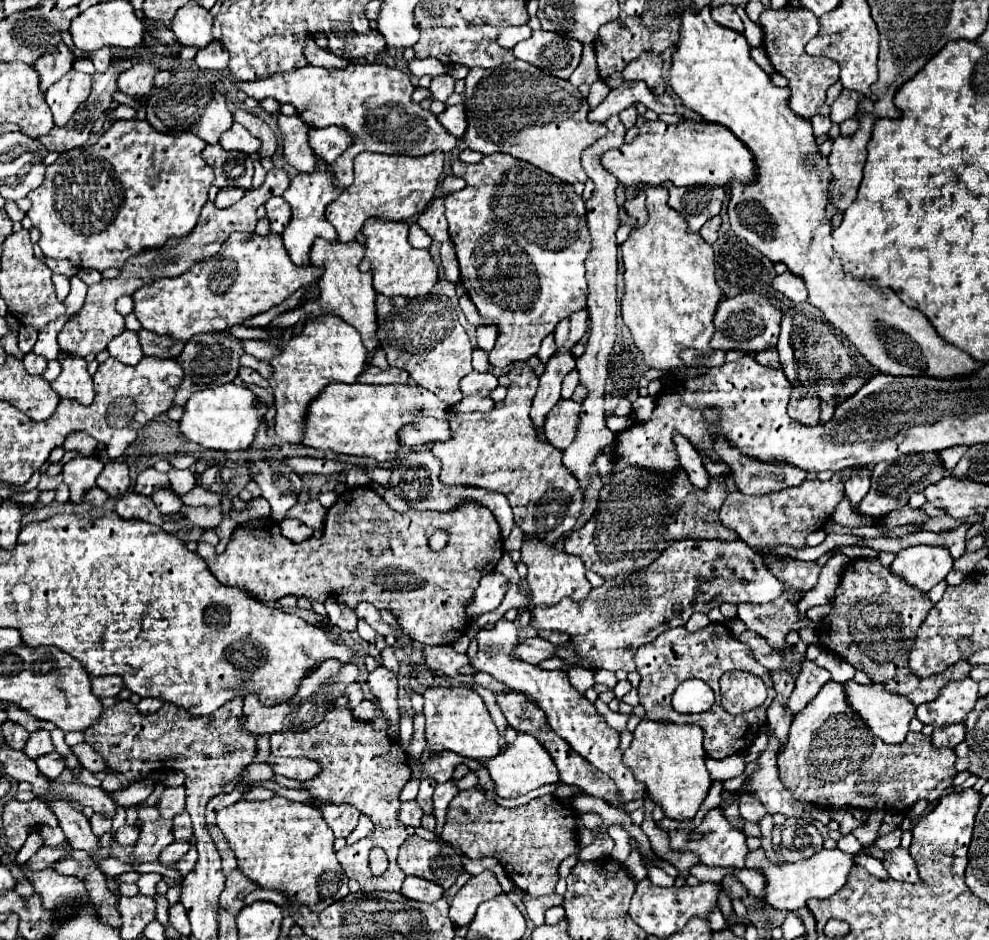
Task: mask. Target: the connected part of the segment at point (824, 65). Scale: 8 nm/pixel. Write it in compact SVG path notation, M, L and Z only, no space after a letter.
M792 3L784 5L778 11L772 11L772 7L766 7L760 13L760 27L764 33L762 47L772 61L776 73L784 75L788 79L788 87L792 91L790 95L790 109L802 117L810 119L814 113L820 111L826 99L826 89L840 79L840 67L832 59L826 57L812 57L804 51L804 45L818 33L818 17L812 11L806 11L804 7L794 7Z

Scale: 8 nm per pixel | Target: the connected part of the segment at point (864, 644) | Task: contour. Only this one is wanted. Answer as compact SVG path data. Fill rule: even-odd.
M852 559L842 573L840 585L830 605L830 615L818 627L822 647L864 671L874 683L886 683L888 691L908 697L914 705L936 699L948 681L968 677L970 665L960 661L958 665L948 667L944 673L934 675L932 679L928 677L914 681L914 675L908 671L908 647L900 647L896 641L900 641L900 635L914 635L910 621L914 621L914 615L928 615L934 603L930 601L928 593L916 591L916 587L910 587L904 579L898 579L898 575L894 575L878 559ZM870 631L874 633L872 637L880 641L870 641Z

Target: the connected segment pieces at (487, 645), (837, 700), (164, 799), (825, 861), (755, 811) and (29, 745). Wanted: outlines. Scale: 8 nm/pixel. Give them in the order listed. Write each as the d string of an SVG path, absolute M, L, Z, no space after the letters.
M500 619L494 629L480 629L476 633L478 641L478 655L476 659L470 661L470 665L476 671L486 671L494 679L502 681L510 689L522 691L530 695L548 715L550 727L586 761L590 761L594 767L598 767L602 773L608 773L608 777L616 783L618 787L618 797L622 803L636 801L646 795L646 787L642 787L642 781L634 777L630 767L624 765L622 761L622 749L620 749L620 733L612 729L604 717L596 711L596 707L582 695L578 693L564 671L542 671L530 663L522 663L522 659L514 659L514 647L518 647L518 629L514 623Z
M828 681L818 691L816 699L812 699L810 705L806 705L798 715L794 715L786 747L782 747L778 755L778 771L780 781L796 799L810 801L824 809L850 805L852 809L868 811L906 811L918 801L934 803L952 789L952 781L958 775L954 767L956 759L958 755L954 753L954 749L934 749L932 739L921 732L909 731L905 741L898 745L884 743L866 727L866 723L862 723L862 717L854 713L846 699L844 683Z
M166 787L160 797L158 809L164 819L174 819L178 813L182 813L186 809L186 787Z
M754 849L748 851L746 855L746 867L750 869L762 869L766 875L766 905L774 907L774 909L784 909L784 911L794 911L806 905L808 899L816 897L816 899L826 899L830 895L834 895L836 891L840 891L848 879L850 869L854 867L854 857L850 853L844 853L840 849L822 849L818 853L814 853L810 859L802 859L796 863L770 863L764 855L762 849Z
M740 791L740 815L752 823L756 823L762 815L766 815L762 801L752 791Z
M38 729L38 731L30 733L22 751L26 751L26 755L30 755L30 759L36 759L40 755L46 755L46 753L54 751L52 741L50 741L50 733L44 731L44 729Z

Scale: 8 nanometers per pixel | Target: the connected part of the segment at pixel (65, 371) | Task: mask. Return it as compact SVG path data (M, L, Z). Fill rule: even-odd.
M70 355L62 361L62 373L56 381L52 381L52 389L66 399L76 399L82 405L90 405L94 399L92 375L86 369L86 359L78 359L78 355Z

